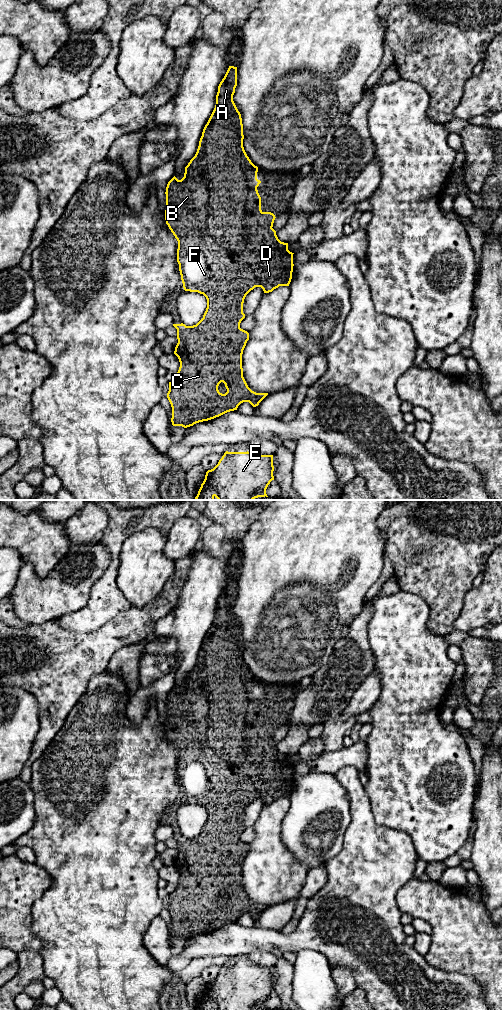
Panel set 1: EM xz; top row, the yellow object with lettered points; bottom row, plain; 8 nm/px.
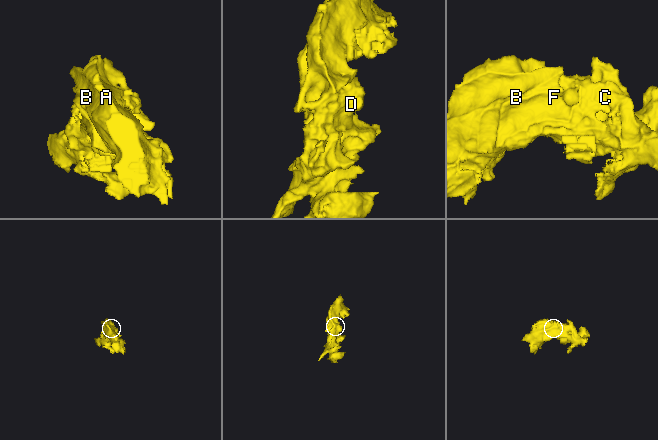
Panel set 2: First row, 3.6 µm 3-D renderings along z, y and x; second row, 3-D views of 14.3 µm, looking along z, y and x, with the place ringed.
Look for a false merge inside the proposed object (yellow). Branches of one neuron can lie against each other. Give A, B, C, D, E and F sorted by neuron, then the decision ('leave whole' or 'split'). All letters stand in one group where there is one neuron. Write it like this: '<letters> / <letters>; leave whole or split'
A B C D E F; leave whole

